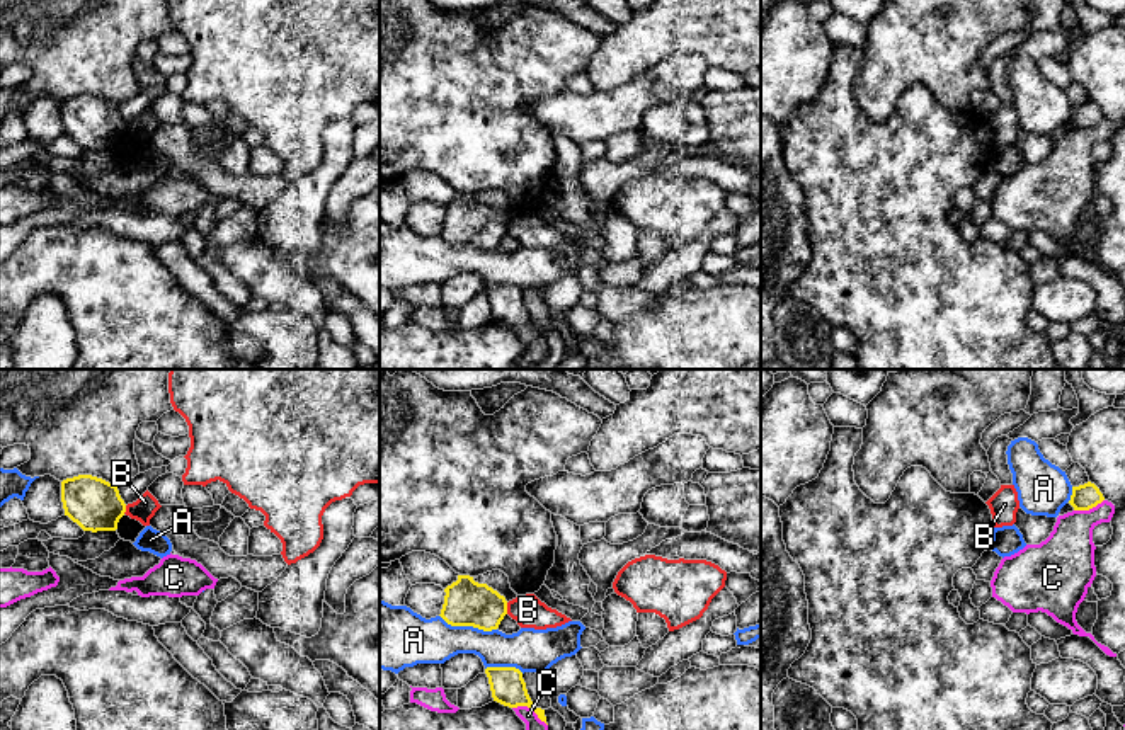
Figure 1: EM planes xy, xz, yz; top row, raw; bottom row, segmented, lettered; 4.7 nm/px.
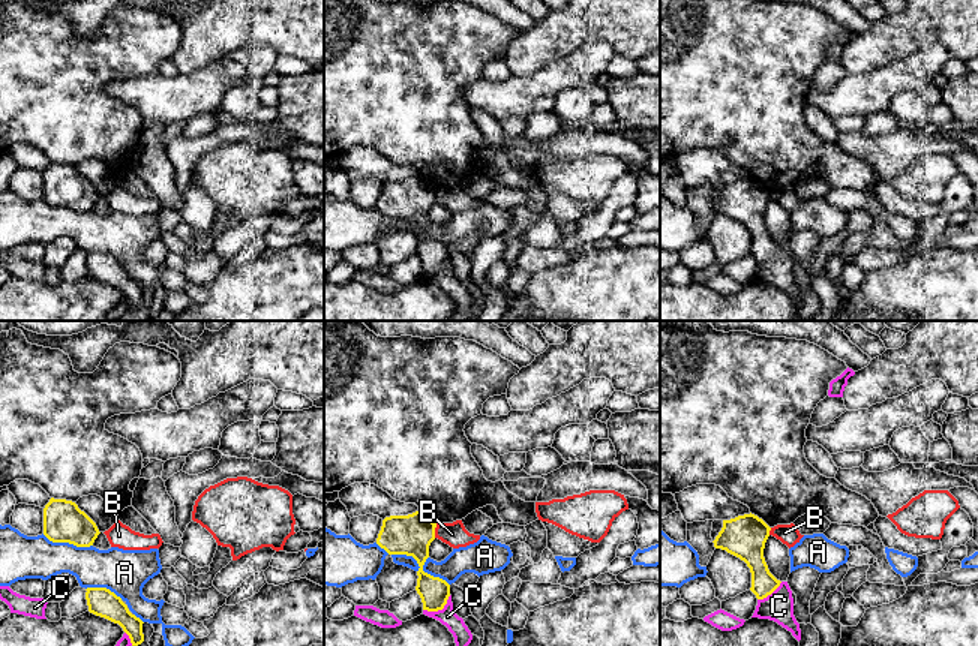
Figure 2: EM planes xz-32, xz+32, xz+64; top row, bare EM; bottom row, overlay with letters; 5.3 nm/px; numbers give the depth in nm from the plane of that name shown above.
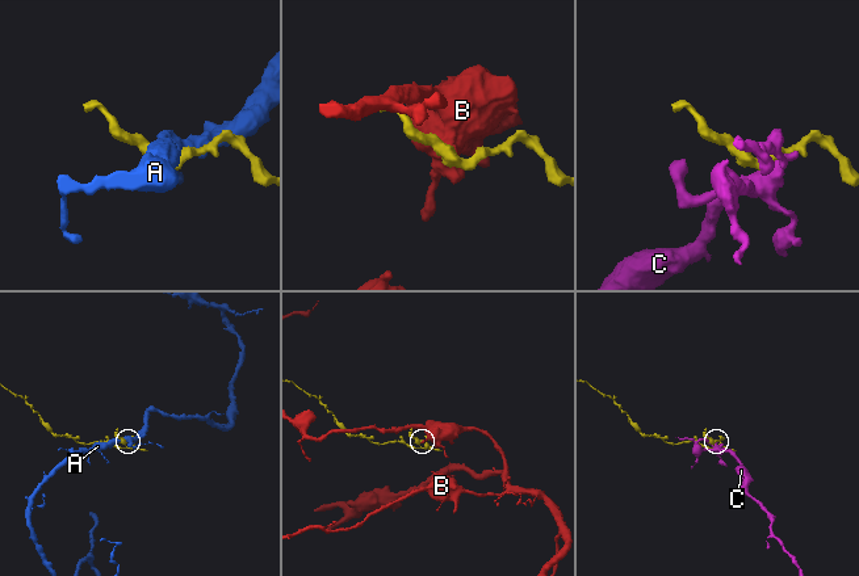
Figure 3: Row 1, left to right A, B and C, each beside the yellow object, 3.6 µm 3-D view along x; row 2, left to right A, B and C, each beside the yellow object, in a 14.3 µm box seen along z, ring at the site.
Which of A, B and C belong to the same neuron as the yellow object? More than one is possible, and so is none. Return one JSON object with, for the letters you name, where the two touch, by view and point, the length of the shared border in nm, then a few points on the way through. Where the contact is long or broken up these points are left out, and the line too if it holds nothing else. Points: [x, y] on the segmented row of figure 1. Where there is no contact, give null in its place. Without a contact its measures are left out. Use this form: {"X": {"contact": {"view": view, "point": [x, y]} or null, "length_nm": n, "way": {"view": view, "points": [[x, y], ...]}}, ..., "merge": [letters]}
{"merge": []}

